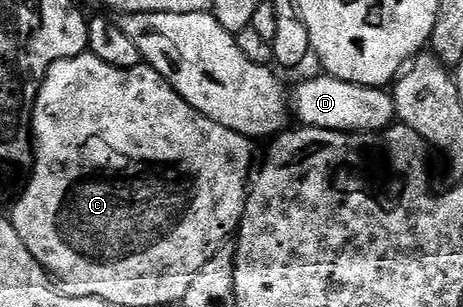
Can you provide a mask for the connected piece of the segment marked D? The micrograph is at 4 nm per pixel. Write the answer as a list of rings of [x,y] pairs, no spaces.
[[[319,74],[312,76],[309,80],[304,80],[296,89],[290,92],[290,112],[297,116],[301,125],[309,128],[330,128],[339,132],[370,132],[387,128],[389,124],[396,120],[396,107],[392,101],[391,91],[375,84],[355,84],[340,80],[336,76]]]

